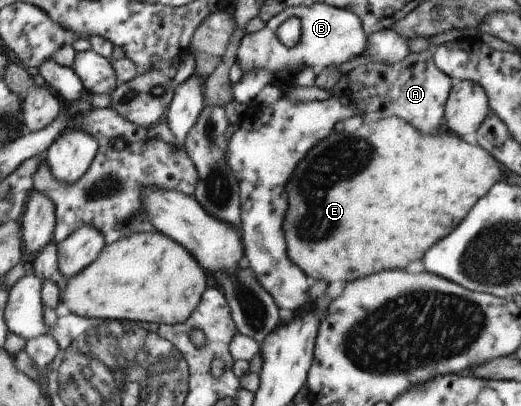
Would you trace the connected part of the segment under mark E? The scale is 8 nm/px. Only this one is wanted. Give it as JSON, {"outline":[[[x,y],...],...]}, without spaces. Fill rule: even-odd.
{"outline":[[[396,116],[380,118],[378,121],[362,124],[361,127],[357,127],[351,133],[340,129],[328,137],[329,139],[321,139],[321,143],[317,143],[317,147],[313,147],[313,155],[309,155],[309,159],[305,159],[305,163],[301,163],[301,167],[297,167],[297,175],[293,175],[293,179],[289,179],[289,183],[284,184],[285,191],[289,191],[289,219],[285,219],[285,235],[289,235],[289,252],[287,255],[293,255],[292,263],[300,268],[309,280],[319,281],[319,279],[323,279],[325,284],[338,279],[344,282],[353,282],[365,278],[365,275],[375,273],[375,271],[399,270],[399,267],[403,269],[408,263],[419,261],[421,255],[425,255],[423,251],[429,251],[437,241],[445,238],[455,229],[465,219],[468,211],[477,201],[488,194],[487,189],[491,189],[497,181],[495,159],[487,151],[483,155],[483,149],[478,144],[465,143],[460,136],[451,135],[451,133],[424,135],[424,133],[417,132],[411,124],[407,124],[403,118]]]}

